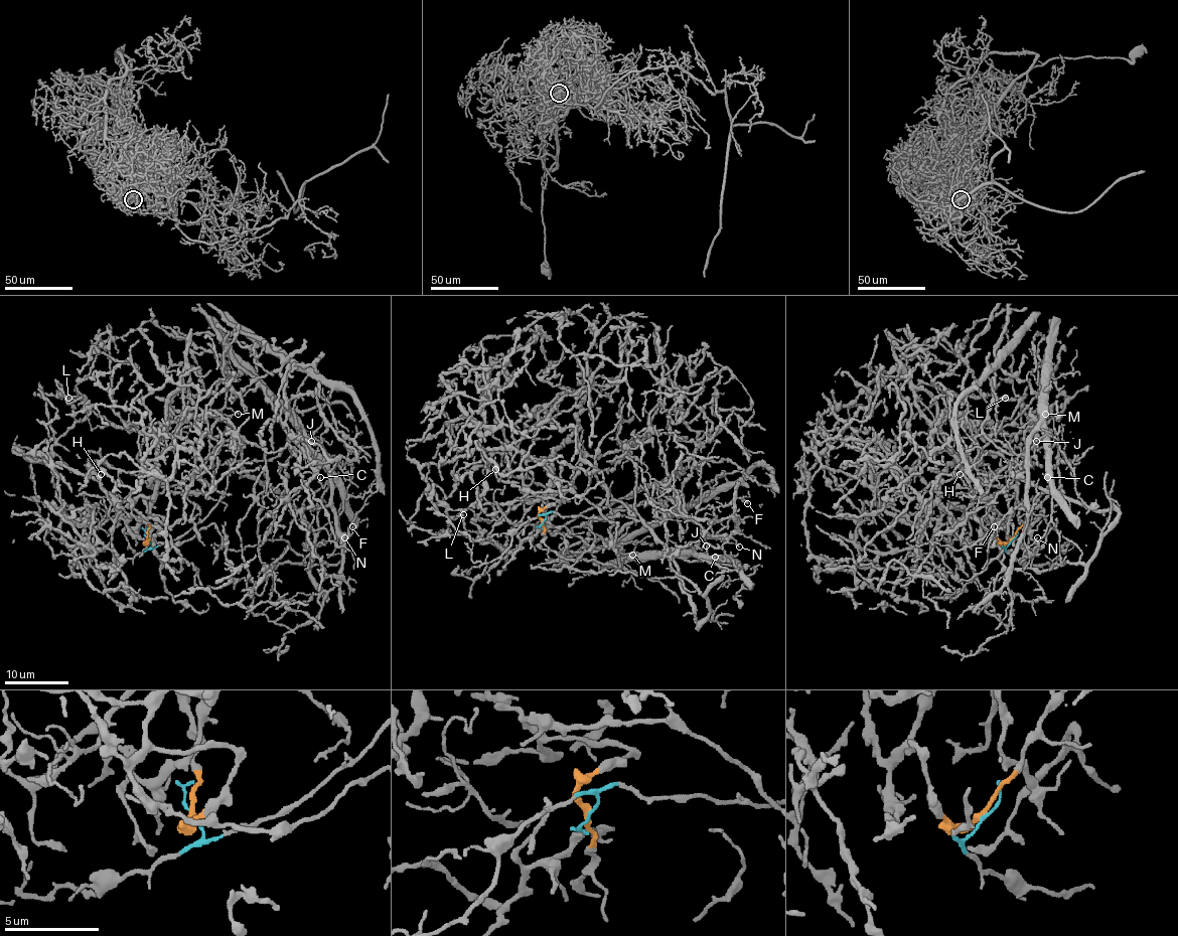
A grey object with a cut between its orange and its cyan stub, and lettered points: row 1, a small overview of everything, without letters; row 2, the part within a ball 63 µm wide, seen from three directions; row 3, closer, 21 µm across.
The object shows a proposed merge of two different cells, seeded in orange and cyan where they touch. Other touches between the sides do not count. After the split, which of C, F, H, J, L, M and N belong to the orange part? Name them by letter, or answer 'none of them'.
C, F, H, J, L, M, N

